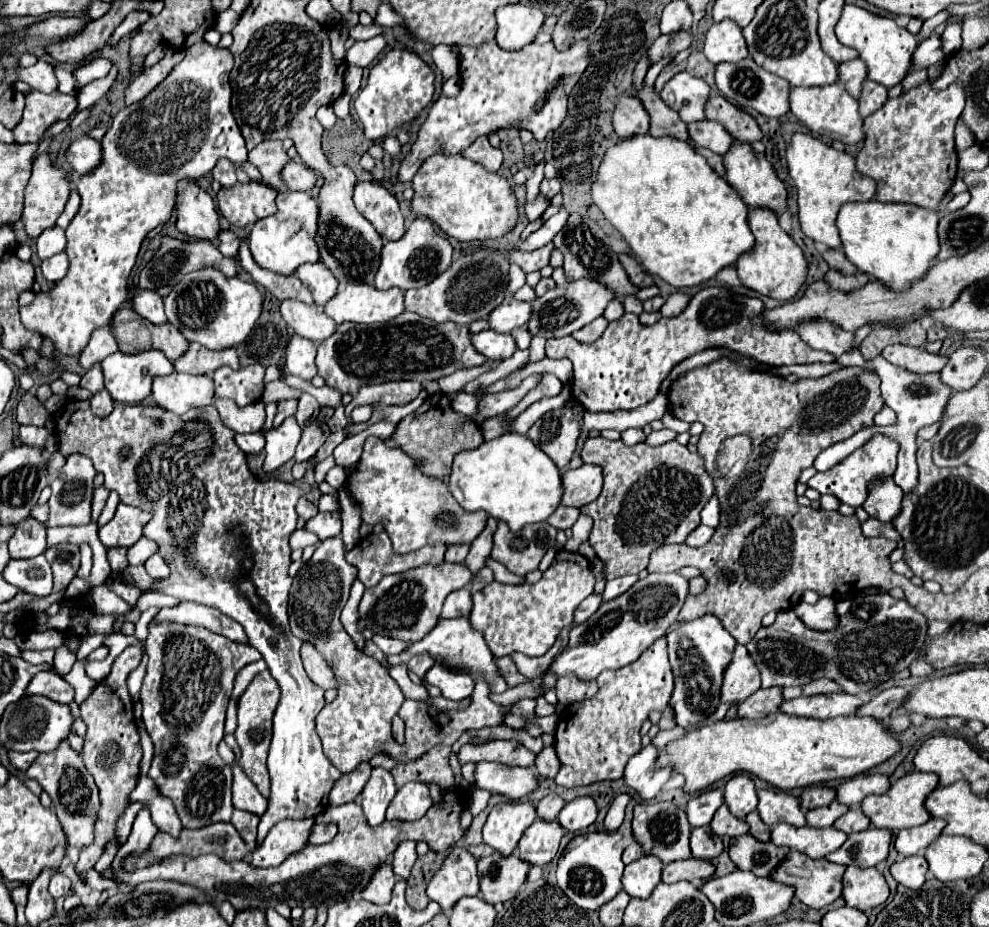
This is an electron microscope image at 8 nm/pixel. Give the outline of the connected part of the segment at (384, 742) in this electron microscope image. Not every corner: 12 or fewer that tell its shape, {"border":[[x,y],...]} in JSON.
{"border":[[340,537],[294,577],[290,631],[338,695],[318,713],[342,773],[386,753],[404,703],[340,621],[356,569]]}

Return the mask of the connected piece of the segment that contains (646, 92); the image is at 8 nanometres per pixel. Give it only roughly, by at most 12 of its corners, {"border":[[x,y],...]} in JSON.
{"border":[[652,87],[632,91],[650,115],[650,135],[690,141],[686,123]]}

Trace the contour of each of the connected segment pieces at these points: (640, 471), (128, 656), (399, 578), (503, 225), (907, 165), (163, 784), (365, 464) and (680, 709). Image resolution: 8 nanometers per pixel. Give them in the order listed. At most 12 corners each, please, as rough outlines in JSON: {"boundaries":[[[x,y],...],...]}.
{"boundaries":[[[588,439],[604,487],[580,507],[606,579],[682,543],[712,497],[678,441]],[[126,647],[84,701],[80,757],[100,789],[94,843],[76,873],[120,847],[142,757],[126,675],[142,649]],[[442,563],[366,589],[360,619],[378,635],[420,641],[446,595],[472,579]],[[436,153],[412,209],[456,241],[496,239],[518,211],[510,183]],[[926,81],[864,119],[874,199],[942,213],[962,85]],[[152,623],[148,777],[184,827],[232,817],[218,757],[236,673],[260,659]],[[378,437],[346,479],[362,523],[408,555],[472,543],[486,511]],[[716,615],[666,635],[680,727],[722,720],[736,639]]]}

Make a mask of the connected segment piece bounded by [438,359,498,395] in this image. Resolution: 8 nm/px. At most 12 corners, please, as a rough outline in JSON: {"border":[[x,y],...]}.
{"border":[[498,361],[456,371],[438,379],[444,393],[460,391],[468,381],[490,371]]}

